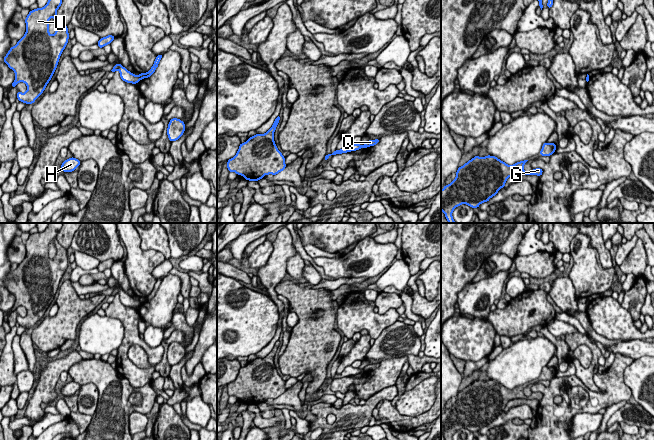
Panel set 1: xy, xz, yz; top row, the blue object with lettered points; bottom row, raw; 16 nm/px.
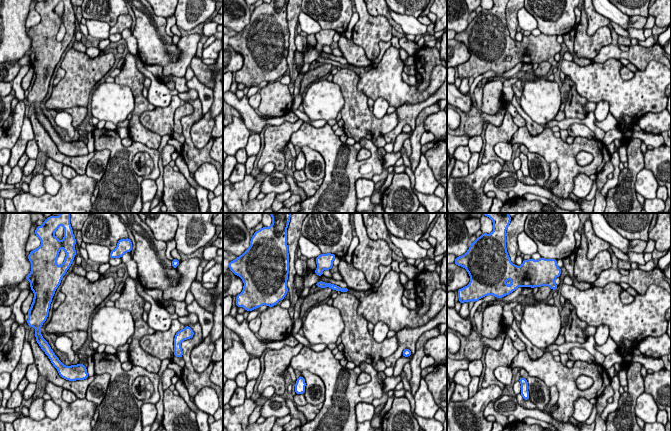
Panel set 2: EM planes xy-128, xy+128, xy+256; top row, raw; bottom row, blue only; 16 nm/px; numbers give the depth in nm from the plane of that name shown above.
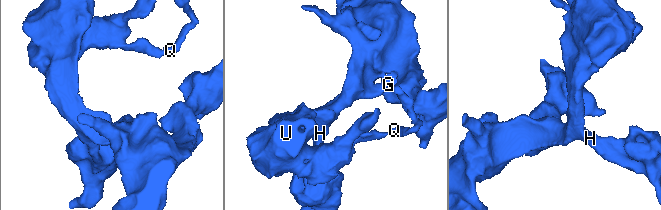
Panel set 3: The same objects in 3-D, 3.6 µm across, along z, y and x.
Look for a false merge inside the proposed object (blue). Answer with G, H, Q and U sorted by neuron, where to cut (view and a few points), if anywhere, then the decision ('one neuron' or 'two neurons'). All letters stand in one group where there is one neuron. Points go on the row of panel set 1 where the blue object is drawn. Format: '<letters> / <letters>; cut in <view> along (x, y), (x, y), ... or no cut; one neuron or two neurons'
G H U / Q; cut in xy along (138, 76), (140, 78); two neurons

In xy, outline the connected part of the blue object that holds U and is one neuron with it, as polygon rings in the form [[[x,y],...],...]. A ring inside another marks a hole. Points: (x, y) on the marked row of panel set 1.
[[[49,0],[43,8],[31,10],[25,18],[24,36],[3,59],[15,72],[11,87],[16,87],[19,82],[26,84],[26,92],[18,91],[17,99],[27,105],[34,103],[45,90],[68,43],[68,26],[56,15],[61,4],[62,0]],[[51,17],[57,25],[53,35],[49,33]]]

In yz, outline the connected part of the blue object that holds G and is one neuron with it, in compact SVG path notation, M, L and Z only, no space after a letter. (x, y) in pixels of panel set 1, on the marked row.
M487 155L485 157L475 156L462 167L458 167L456 178L441 190L441 211L449 223L456 223L452 212L457 206L466 204L472 208L478 208L480 204L488 202L495 196L501 188L504 188L506 180L513 175L537 175L541 176L541 168L532 169L529 173L524 171L524 164L528 160L517 162L513 165L507 165L495 156Z

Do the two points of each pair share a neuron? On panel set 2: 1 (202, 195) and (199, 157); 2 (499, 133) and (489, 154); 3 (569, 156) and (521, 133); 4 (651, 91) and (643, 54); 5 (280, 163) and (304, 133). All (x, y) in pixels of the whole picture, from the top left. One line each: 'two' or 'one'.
1: two
2: one
3: one
4: two
5: two

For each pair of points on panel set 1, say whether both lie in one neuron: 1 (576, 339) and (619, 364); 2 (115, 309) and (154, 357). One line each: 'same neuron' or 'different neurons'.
1: different neurons
2: same neuron

